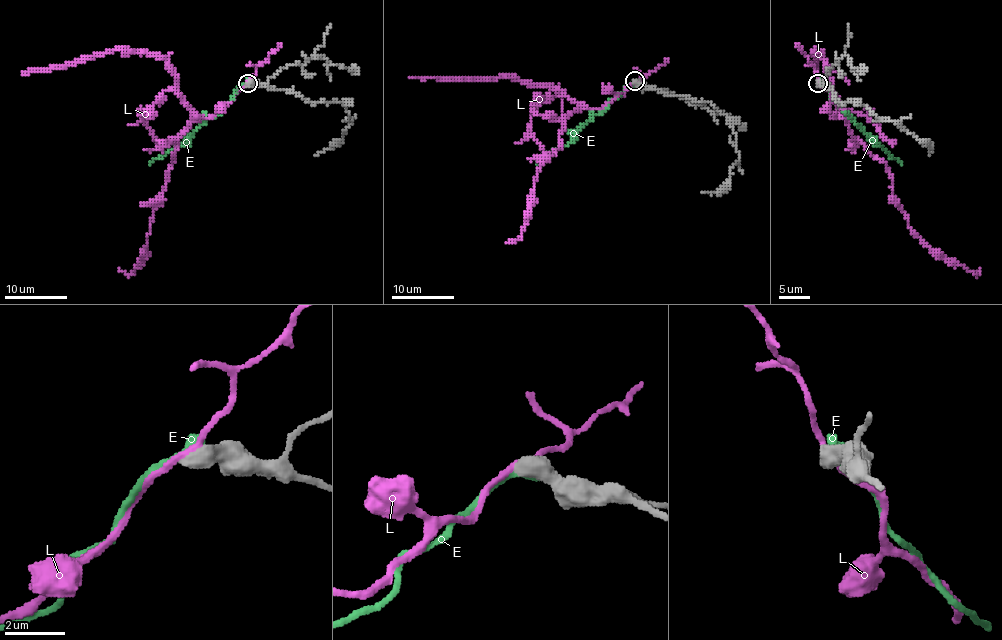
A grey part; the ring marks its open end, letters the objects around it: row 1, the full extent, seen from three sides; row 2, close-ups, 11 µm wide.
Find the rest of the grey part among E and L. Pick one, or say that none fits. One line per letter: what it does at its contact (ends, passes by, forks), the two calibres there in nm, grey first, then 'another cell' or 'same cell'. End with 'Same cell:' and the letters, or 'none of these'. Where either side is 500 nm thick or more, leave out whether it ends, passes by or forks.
E: 650/400 nm | another cell
L: 650/190 nm | another cell
Same cell: none of these

